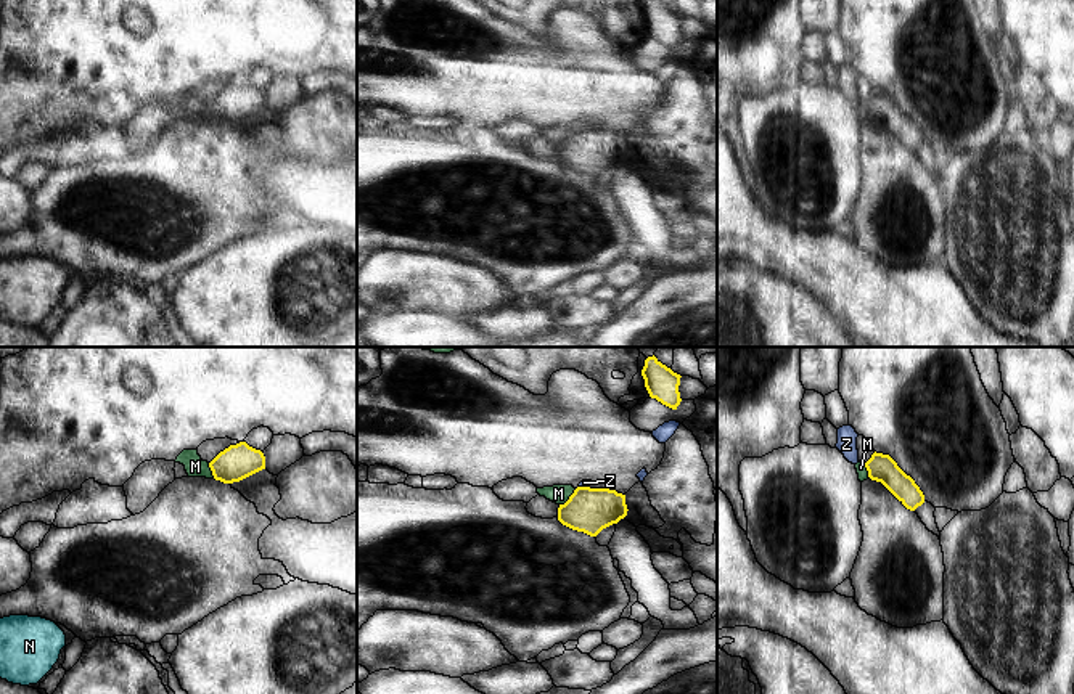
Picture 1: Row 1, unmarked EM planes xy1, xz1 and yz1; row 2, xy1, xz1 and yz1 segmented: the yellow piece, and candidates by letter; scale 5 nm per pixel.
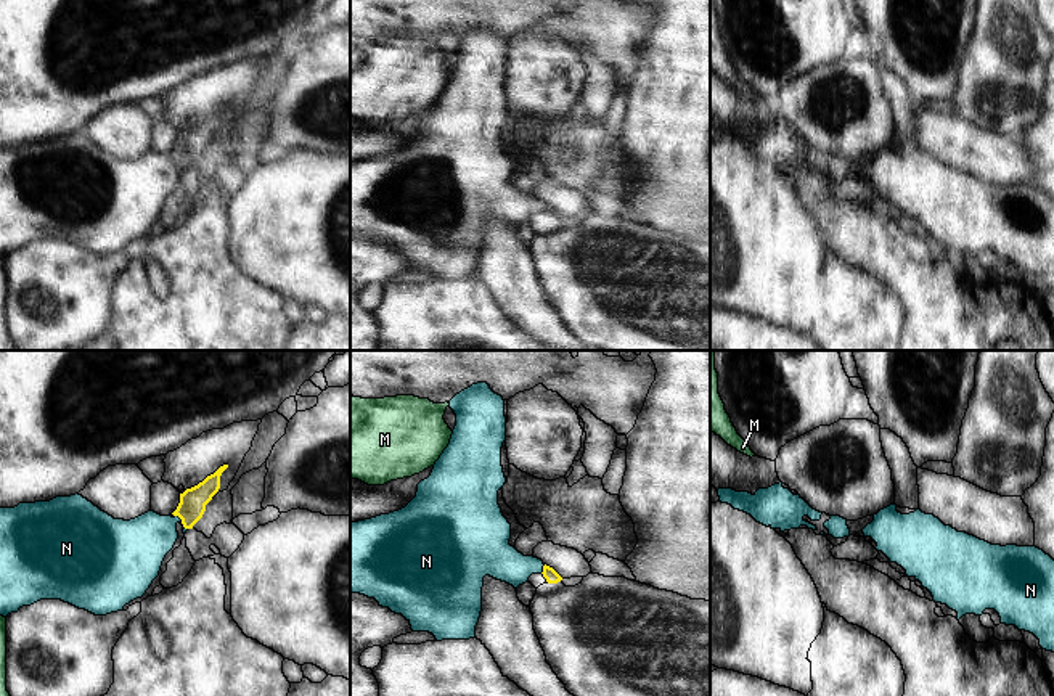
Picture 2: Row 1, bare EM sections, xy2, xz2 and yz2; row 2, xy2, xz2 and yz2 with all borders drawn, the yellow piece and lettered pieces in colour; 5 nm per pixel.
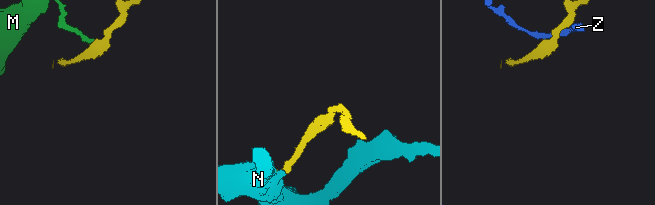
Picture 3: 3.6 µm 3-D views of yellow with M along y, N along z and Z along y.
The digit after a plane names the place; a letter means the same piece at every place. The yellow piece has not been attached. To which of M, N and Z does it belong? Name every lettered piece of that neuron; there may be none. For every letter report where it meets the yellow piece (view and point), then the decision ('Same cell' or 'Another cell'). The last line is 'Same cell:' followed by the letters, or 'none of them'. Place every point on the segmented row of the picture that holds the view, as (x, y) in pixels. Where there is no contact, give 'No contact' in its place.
M: Touches yellow at xz1 (569, 498). Another cell
N: Touches yellow at xy2 (182, 523). Same cell
Z: Touches yellow at xz1 (584, 487). Another cell
Same cell: N.

